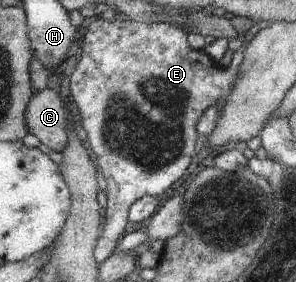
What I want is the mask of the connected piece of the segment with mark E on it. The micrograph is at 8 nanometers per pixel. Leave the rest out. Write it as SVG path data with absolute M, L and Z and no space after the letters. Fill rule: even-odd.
M95 17L87 23L87 31L83 37L83 56L81 61L73 74L71 81L71 100L76 105L77 113L82 115L83 127L85 128L87 144L92 147L99 159L101 172L106 176L107 180L107 206L105 210L106 222L104 226L104 235L100 238L99 246L97 249L97 258L100 264L110 259L120 245L120 239L126 235L132 228L131 210L133 205L144 199L146 196L154 196L162 198L168 195L172 190L172 185L177 185L178 181L186 175L186 171L190 169L190 165L194 163L194 156L196 155L196 147L198 147L198 121L202 119L202 115L210 109L210 105L216 103L216 97L226 97L232 95L233 83L235 80L235 73L237 67L242 60L243 52L241 49L233 53L233 60L231 61L228 69L218 67L215 61L212 61L210 54L206 50L194 49L188 43L189 32L181 26L177 26L172 22L142 22L134 20L134 17L126 21L114 20L113 22L106 21L106 19Z

